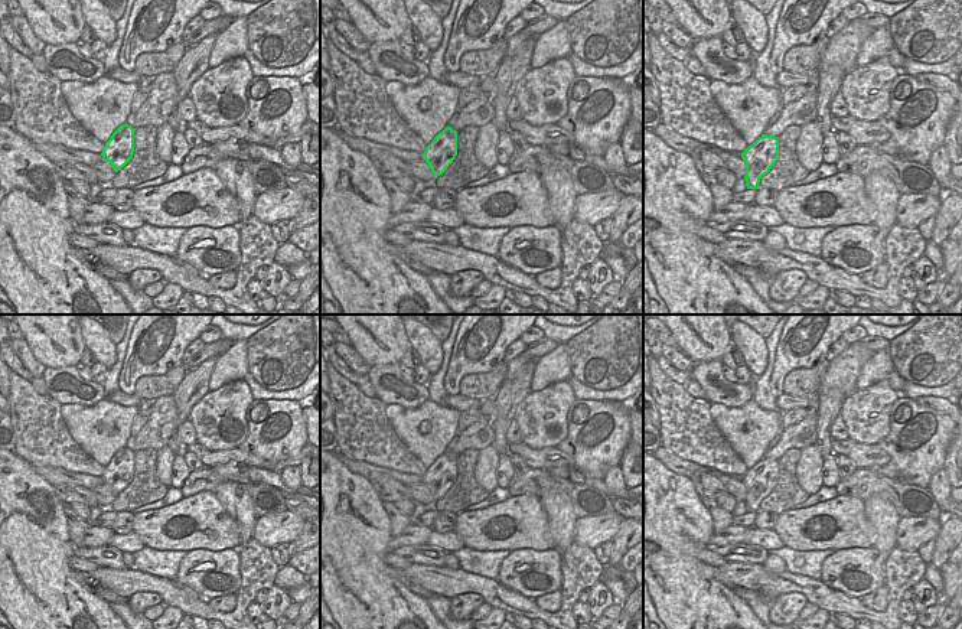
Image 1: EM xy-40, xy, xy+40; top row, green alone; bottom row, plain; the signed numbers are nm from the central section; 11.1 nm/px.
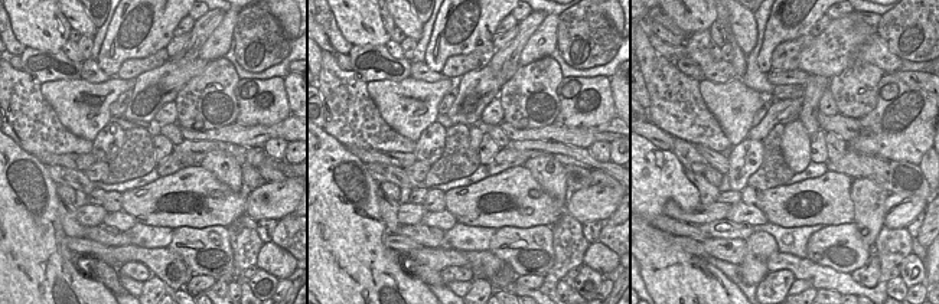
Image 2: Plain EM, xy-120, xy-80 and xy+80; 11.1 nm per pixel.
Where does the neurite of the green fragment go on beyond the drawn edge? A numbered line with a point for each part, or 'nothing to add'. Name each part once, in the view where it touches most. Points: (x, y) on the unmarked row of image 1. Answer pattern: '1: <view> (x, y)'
1: xy-40 (101, 430)

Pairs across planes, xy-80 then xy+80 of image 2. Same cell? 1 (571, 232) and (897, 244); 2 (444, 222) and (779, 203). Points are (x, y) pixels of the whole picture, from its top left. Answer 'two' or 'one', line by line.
1: one
2: two

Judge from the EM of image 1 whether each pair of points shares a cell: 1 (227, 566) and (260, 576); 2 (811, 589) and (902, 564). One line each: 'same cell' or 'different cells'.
1: different cells
2: same cell

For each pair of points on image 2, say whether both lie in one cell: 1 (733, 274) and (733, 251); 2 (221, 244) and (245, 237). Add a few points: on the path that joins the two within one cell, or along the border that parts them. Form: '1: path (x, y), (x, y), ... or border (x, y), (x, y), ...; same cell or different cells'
1: border (708, 255), (737, 265); different cells
2: border (227, 228), (234, 270), (228, 275); different cells

